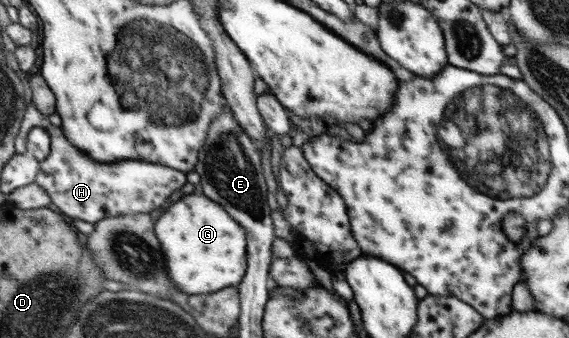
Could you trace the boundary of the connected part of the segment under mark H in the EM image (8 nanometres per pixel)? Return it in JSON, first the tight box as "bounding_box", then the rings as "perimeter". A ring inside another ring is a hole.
{"bounding_box":[16,102,187,225],"perimeter":[[[31,102],[26,105],[25,118],[21,124],[20,134],[16,140],[16,151],[18,153],[26,152],[26,138],[32,128],[44,128],[51,138],[51,149],[49,155],[39,164],[39,169],[35,178],[35,183],[41,186],[51,198],[51,202],[58,206],[58,210],[71,218],[80,218],[84,222],[96,225],[99,220],[112,218],[113,216],[134,215],[139,212],[150,212],[157,209],[168,196],[175,198],[179,190],[187,182],[187,173],[168,168],[162,164],[152,164],[144,160],[115,160],[113,163],[98,162],[82,152],[80,148],[72,143],[66,137],[64,129],[52,125],[48,116],[42,113],[36,105]]]}

